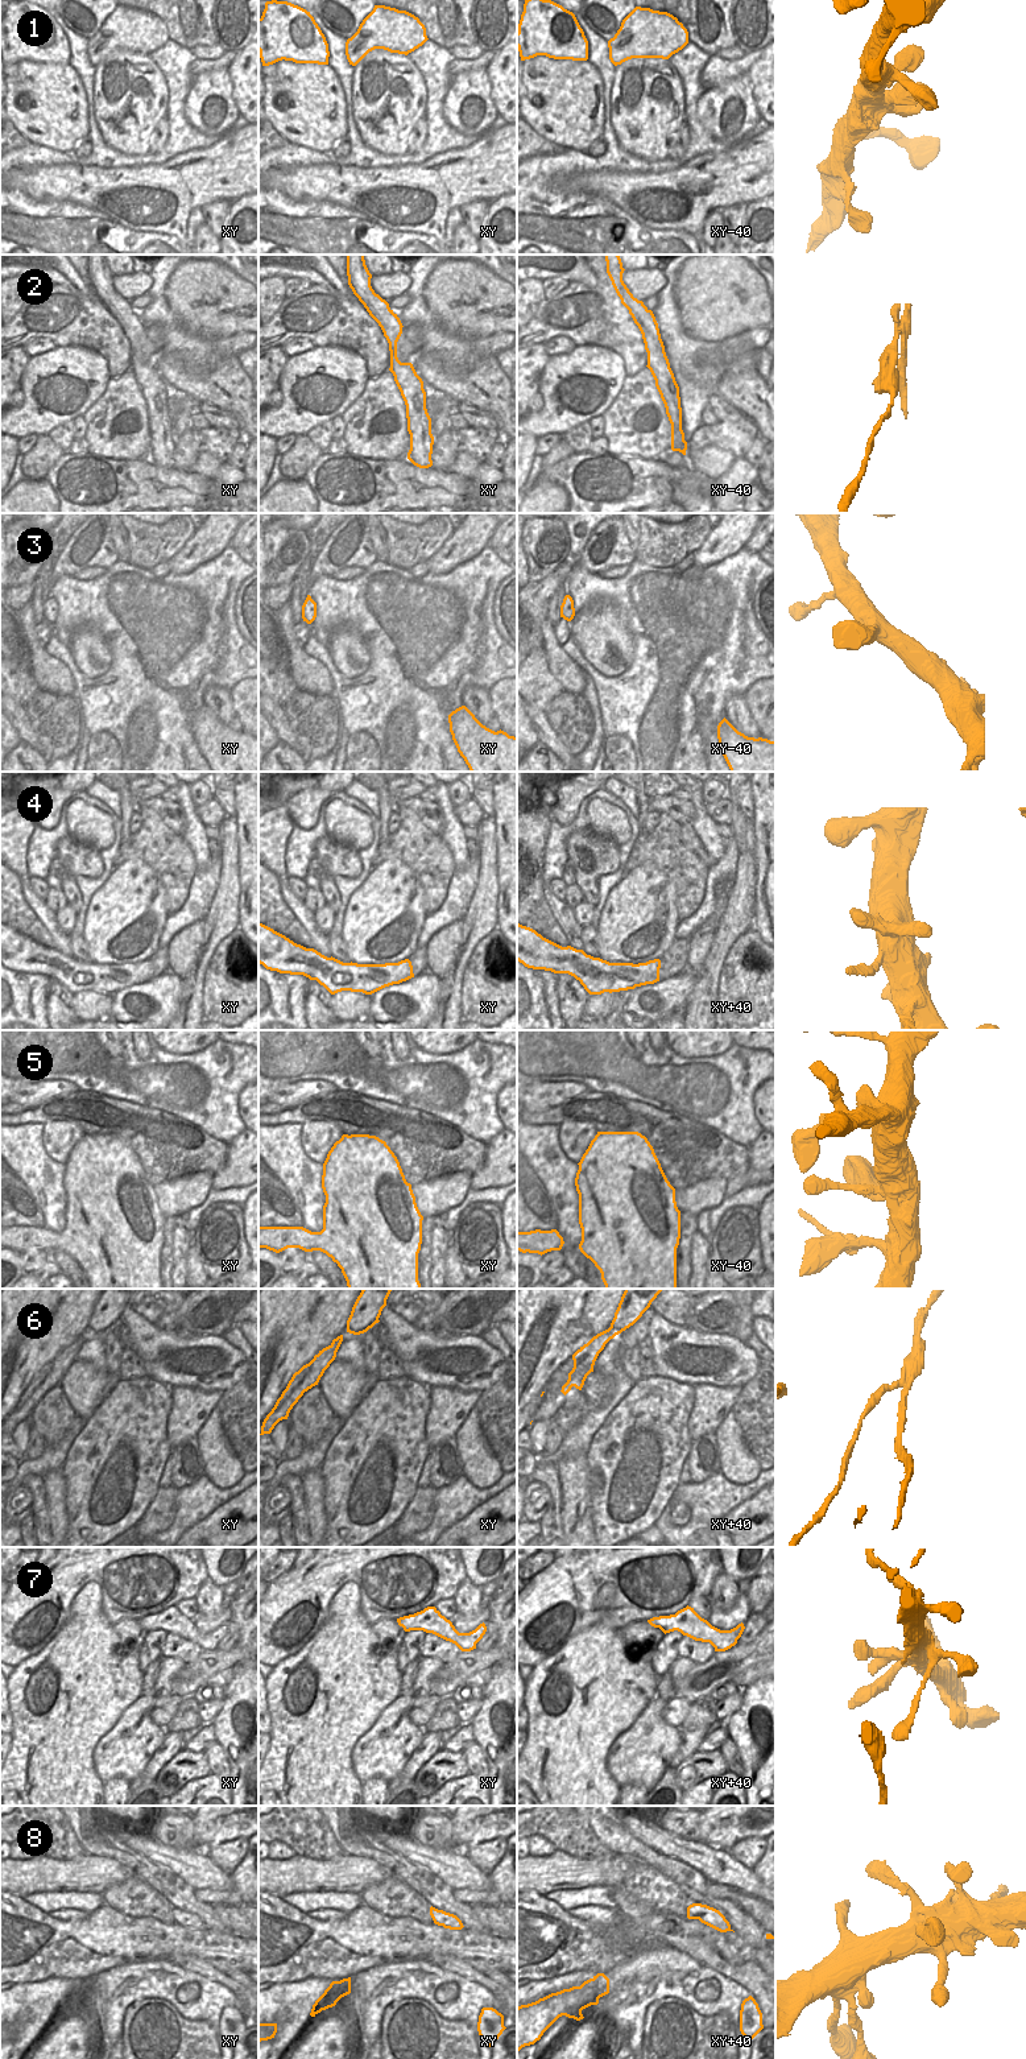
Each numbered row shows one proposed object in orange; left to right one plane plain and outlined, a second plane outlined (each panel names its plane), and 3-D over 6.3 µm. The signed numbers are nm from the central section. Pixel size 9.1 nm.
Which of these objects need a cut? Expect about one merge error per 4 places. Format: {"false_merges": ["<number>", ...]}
{"false_merges": ["2", "6"]}

